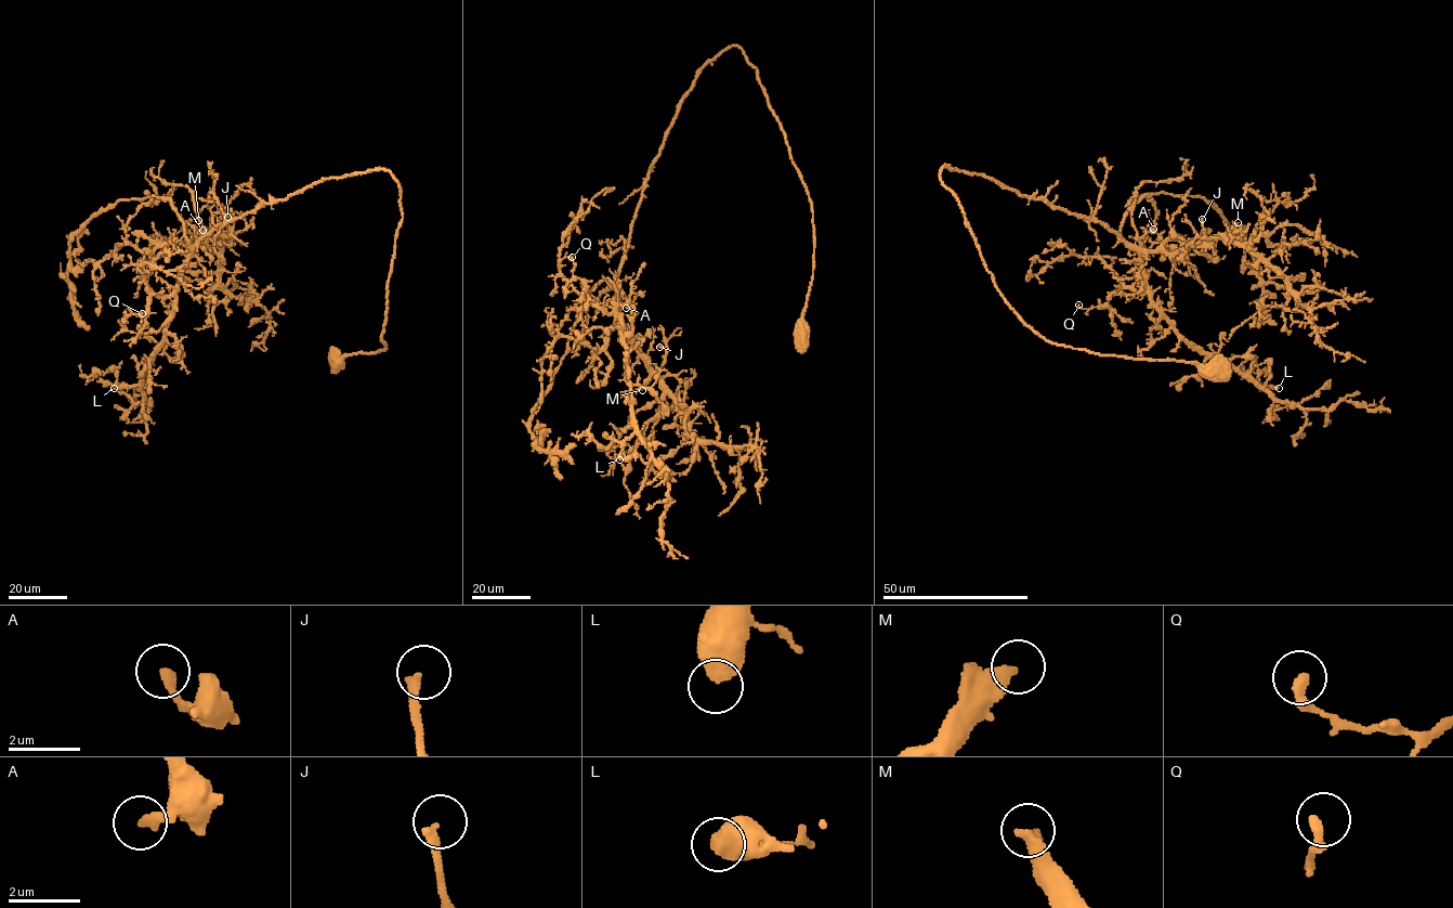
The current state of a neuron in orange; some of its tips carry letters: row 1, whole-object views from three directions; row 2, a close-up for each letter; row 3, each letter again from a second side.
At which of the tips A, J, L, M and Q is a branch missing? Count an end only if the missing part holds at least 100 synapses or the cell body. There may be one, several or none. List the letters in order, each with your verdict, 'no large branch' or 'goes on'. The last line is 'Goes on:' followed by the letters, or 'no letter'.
A: no large branch
J: no large branch
L: no large branch
M: goes on
Q: no large branch
Goes on: M

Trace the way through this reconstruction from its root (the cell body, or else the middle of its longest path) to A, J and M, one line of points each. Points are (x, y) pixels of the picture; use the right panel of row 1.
A: (1214, 370), (1044, 340), (998, 289), (939, 172), (946, 166), (991, 178), (1139, 247), (1153, 229)
J: (1214, 370), (1044, 340), (998, 289), (939, 172), (991, 178), (1146, 250), (1222, 238), (1207, 237), (1202, 219)
M: (1214, 370), (1044, 340), (998, 289), (939, 172), (946, 166), (991, 178), (1146, 250), (1202, 246), (1238, 222)

